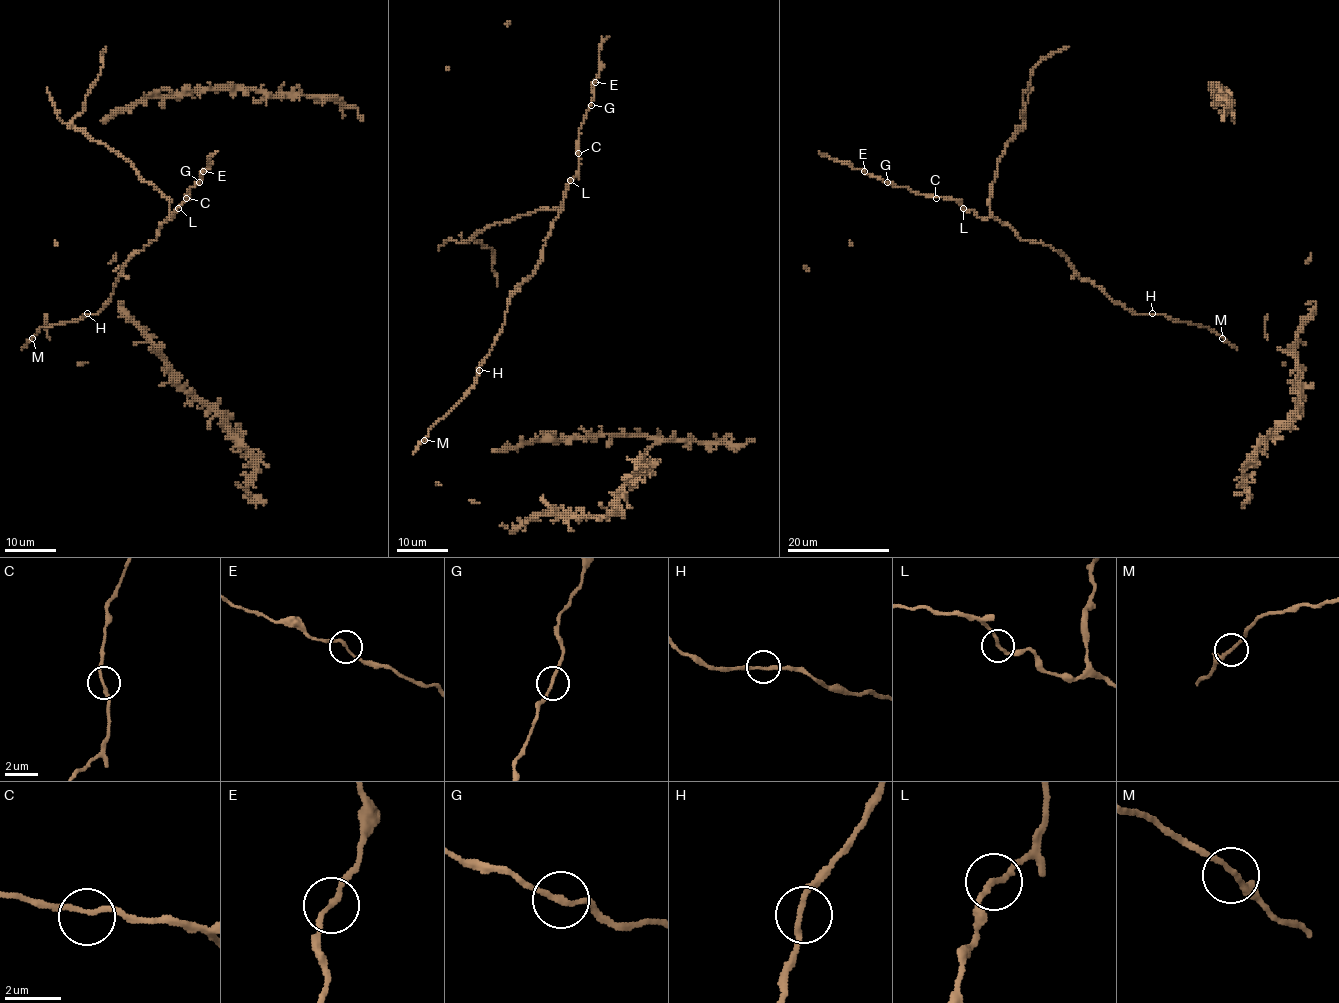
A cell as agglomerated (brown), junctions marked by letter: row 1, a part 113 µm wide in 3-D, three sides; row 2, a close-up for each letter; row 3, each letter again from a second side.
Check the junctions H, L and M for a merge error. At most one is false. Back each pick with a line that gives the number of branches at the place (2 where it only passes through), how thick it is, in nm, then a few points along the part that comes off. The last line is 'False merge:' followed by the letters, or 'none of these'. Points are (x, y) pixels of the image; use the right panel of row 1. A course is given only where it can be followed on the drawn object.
False merge: none of these

